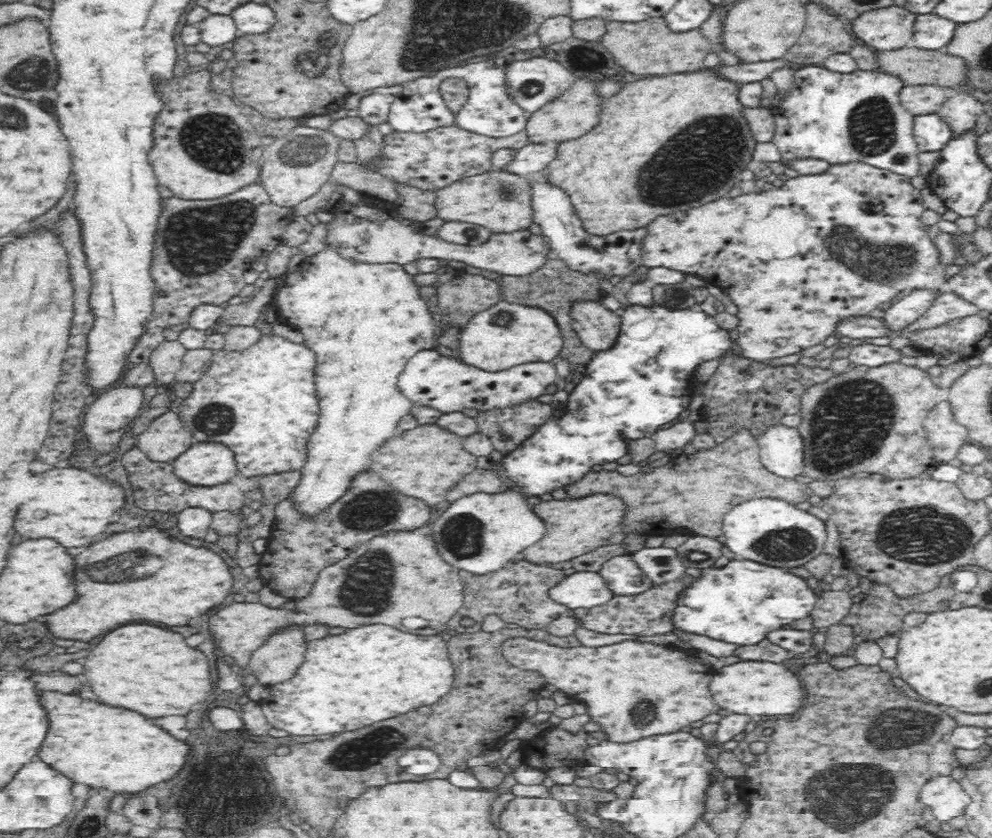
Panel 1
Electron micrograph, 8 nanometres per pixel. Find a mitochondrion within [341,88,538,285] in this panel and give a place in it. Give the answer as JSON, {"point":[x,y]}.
{"point":[508,192]}

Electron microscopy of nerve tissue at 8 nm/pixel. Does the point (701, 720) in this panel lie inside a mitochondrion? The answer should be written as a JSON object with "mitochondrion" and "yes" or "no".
{"mitochondrion":"no"}

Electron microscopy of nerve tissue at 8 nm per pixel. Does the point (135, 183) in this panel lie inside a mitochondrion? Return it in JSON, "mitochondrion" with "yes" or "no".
{"mitochondrion":"no"}

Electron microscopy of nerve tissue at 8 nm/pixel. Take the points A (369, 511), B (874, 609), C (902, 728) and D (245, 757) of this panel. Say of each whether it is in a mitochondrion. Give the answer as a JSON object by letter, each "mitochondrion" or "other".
{"A":"mitochondrion","B":"other","C":"mitochondrion","D":"mitochondrion"}

